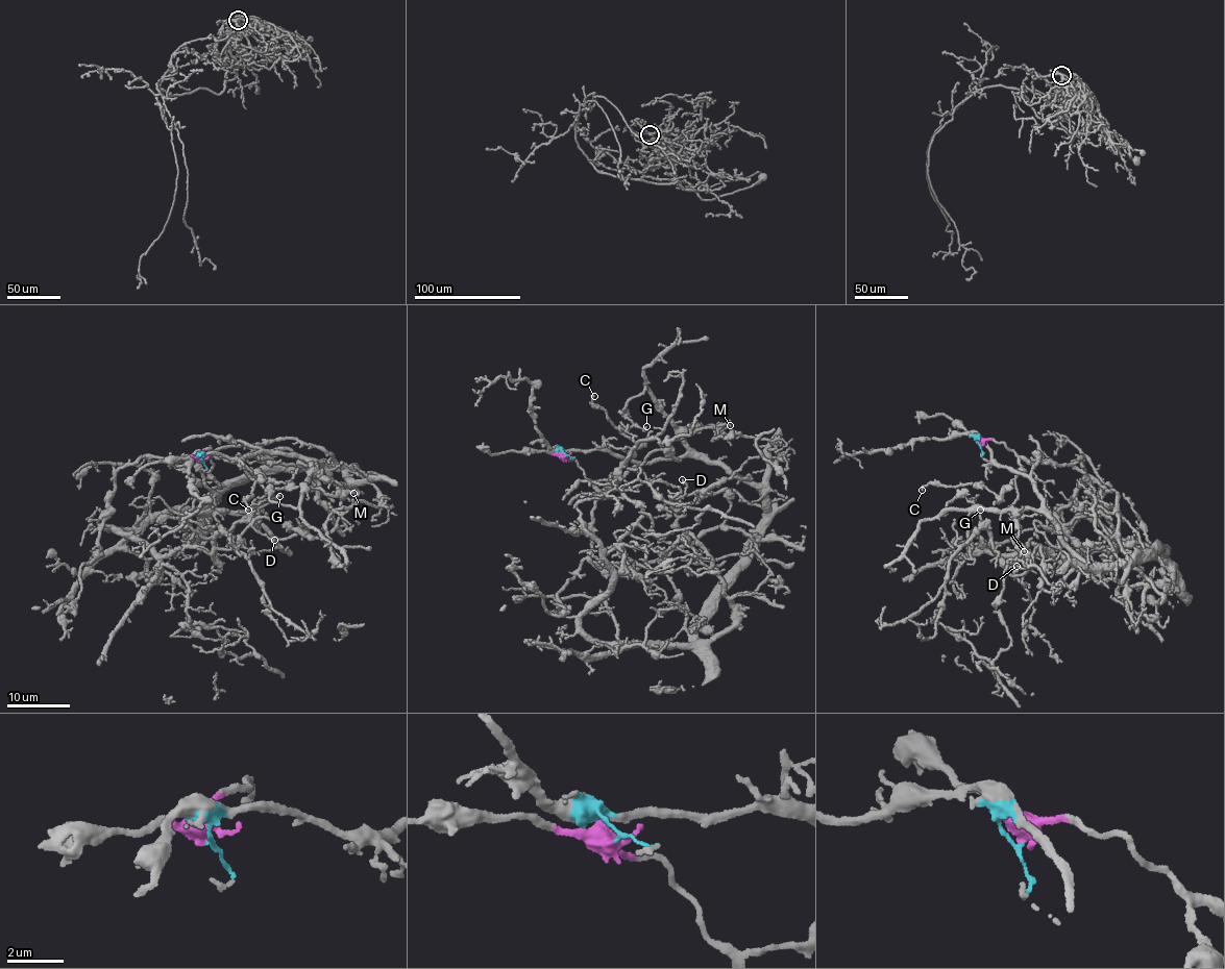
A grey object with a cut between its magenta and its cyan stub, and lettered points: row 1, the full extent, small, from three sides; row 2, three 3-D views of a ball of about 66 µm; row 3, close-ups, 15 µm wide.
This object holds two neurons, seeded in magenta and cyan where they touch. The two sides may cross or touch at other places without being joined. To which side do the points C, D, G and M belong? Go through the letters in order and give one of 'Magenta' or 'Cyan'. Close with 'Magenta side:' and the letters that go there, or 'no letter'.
C: Magenta
D: Cyan
G: Cyan
M: Magenta
Magenta side: C, M

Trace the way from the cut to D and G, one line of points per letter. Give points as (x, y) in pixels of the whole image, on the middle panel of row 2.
D: (564, 455), (608, 448), (642, 463), (687, 455), (751, 478), (721, 479), (668, 502), (685, 493), (682, 478)
G: (564, 455), (562, 449), (608, 448), (642, 463), (686, 452), (682, 430), (646, 386), (623, 408), (646, 427)

